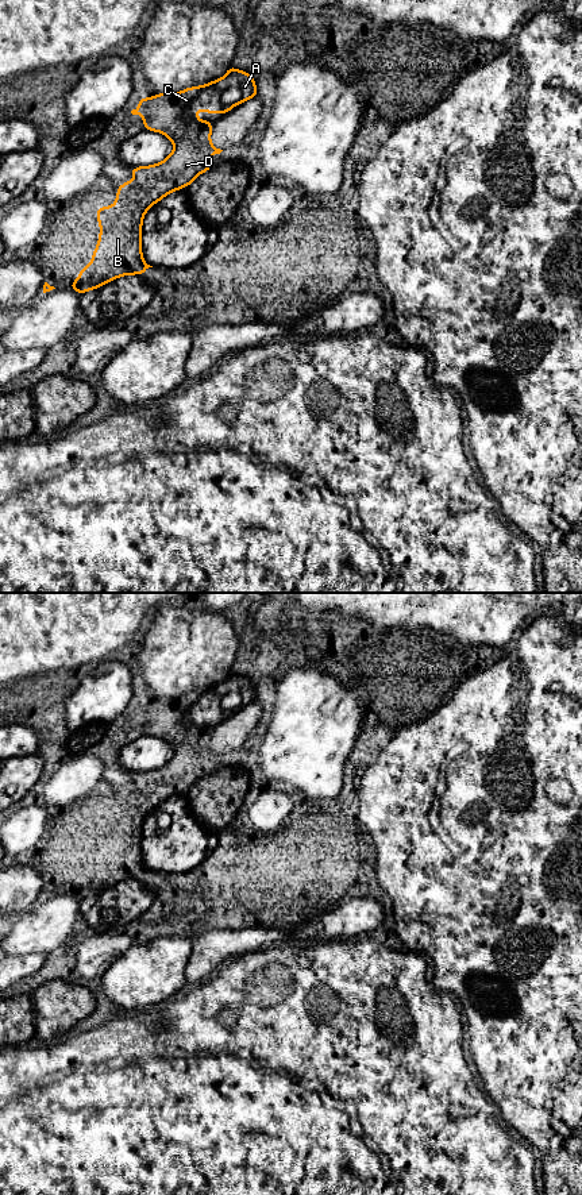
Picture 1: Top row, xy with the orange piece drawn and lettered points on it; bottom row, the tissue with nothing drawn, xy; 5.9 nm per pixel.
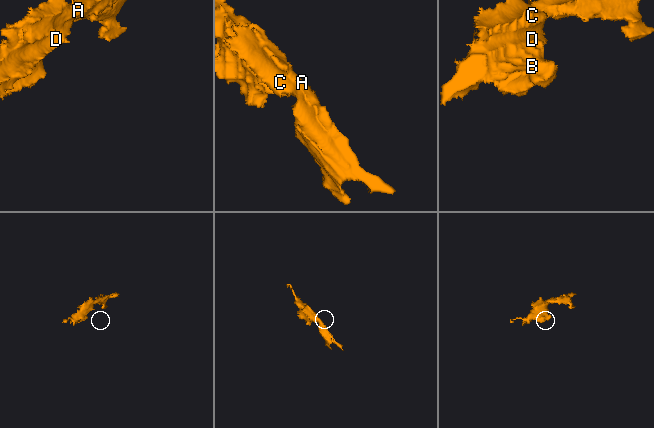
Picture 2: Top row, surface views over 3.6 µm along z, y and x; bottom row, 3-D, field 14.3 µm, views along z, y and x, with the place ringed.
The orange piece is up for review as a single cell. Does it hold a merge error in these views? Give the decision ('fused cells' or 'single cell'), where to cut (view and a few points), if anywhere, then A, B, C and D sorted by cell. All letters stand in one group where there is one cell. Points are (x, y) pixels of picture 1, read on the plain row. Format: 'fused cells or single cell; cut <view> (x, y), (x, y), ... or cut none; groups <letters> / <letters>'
single cell; cut none; groups A B C D

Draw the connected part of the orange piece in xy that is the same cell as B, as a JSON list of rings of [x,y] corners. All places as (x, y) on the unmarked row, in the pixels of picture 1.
[[[230,670],[223,683],[207,690],[173,699],[159,698],[149,705],[139,702],[139,713],[131,718],[144,722],[144,735],[165,739],[174,755],[157,770],[130,772],[128,780],[138,783],[119,790],[113,812],[97,814],[100,843],[92,868],[80,875],[69,894],[82,899],[122,880],[140,880],[153,872],[142,861],[144,818],[169,798],[188,793],[197,780],[211,775],[211,760],[223,756],[211,749],[213,728],[197,724],[194,717],[223,720],[257,698],[254,683]]]

